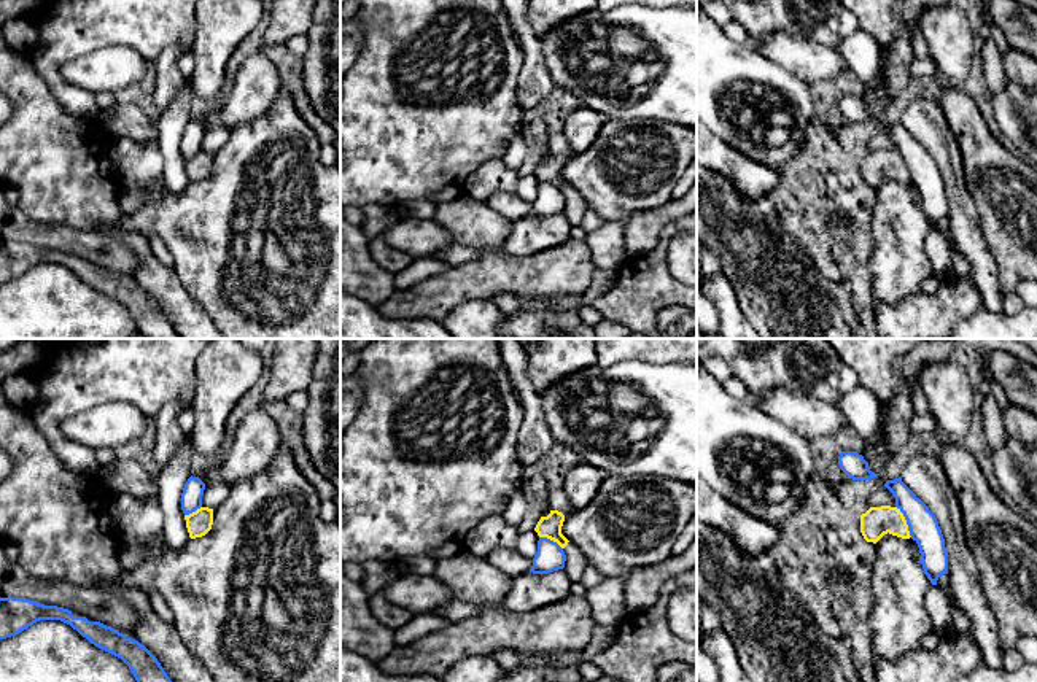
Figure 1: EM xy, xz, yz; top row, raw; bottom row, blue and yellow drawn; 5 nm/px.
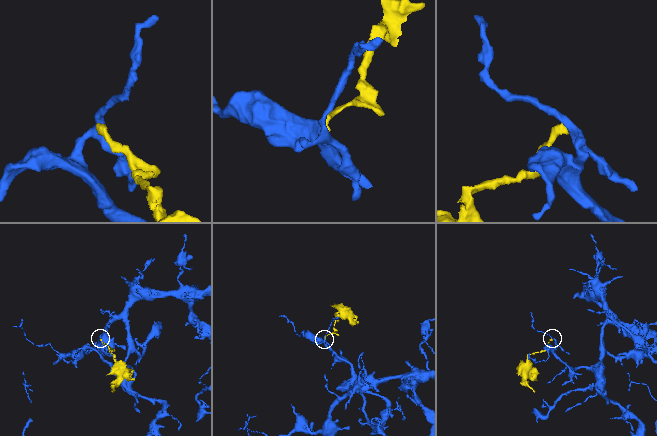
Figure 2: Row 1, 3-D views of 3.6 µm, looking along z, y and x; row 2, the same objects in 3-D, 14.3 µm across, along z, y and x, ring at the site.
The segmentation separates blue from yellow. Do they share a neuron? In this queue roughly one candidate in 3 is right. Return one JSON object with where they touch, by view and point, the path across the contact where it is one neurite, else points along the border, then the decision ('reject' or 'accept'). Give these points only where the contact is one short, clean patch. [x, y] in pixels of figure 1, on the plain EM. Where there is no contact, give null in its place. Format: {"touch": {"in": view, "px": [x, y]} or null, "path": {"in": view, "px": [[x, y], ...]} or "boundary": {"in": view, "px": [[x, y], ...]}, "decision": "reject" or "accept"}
{"touch": {"in": "yz", "px": [907, 166]}, "boundary": {"in": "yz", "px": [[896, 150], [912, 180]]}, "decision": "reject"}

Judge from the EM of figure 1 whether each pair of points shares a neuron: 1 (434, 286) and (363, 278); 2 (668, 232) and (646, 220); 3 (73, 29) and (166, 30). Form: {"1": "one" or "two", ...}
{"1": "two", "2": "two", "3": "one"}

